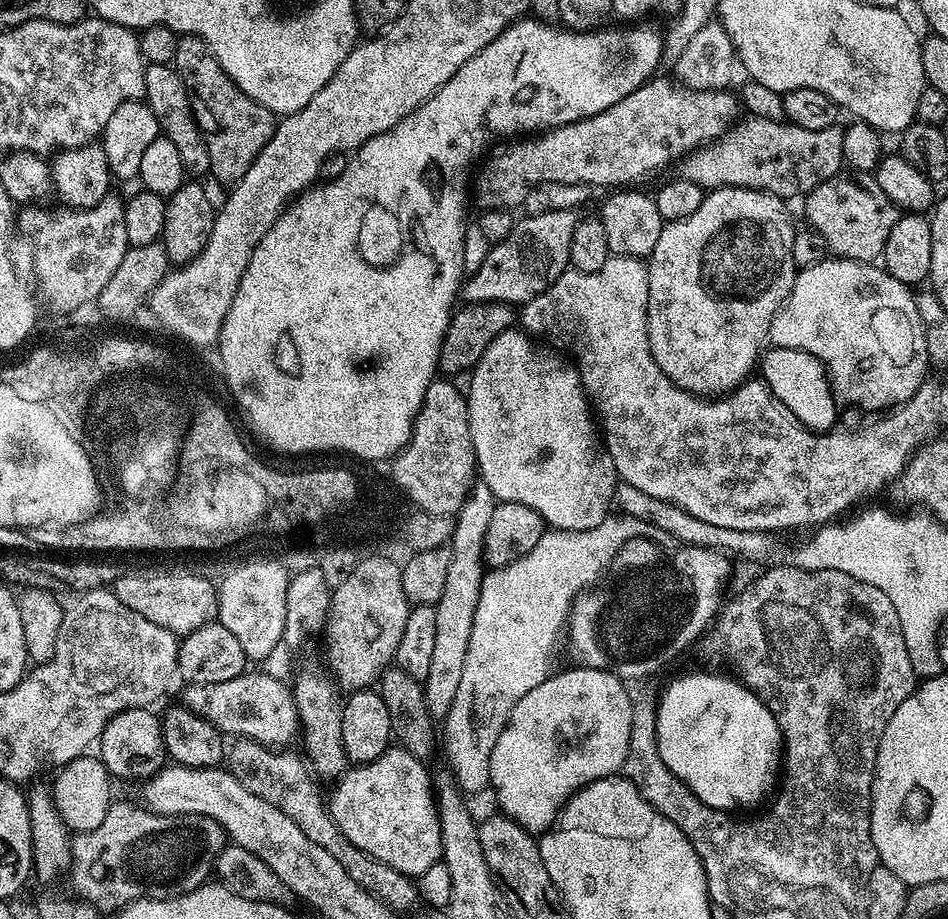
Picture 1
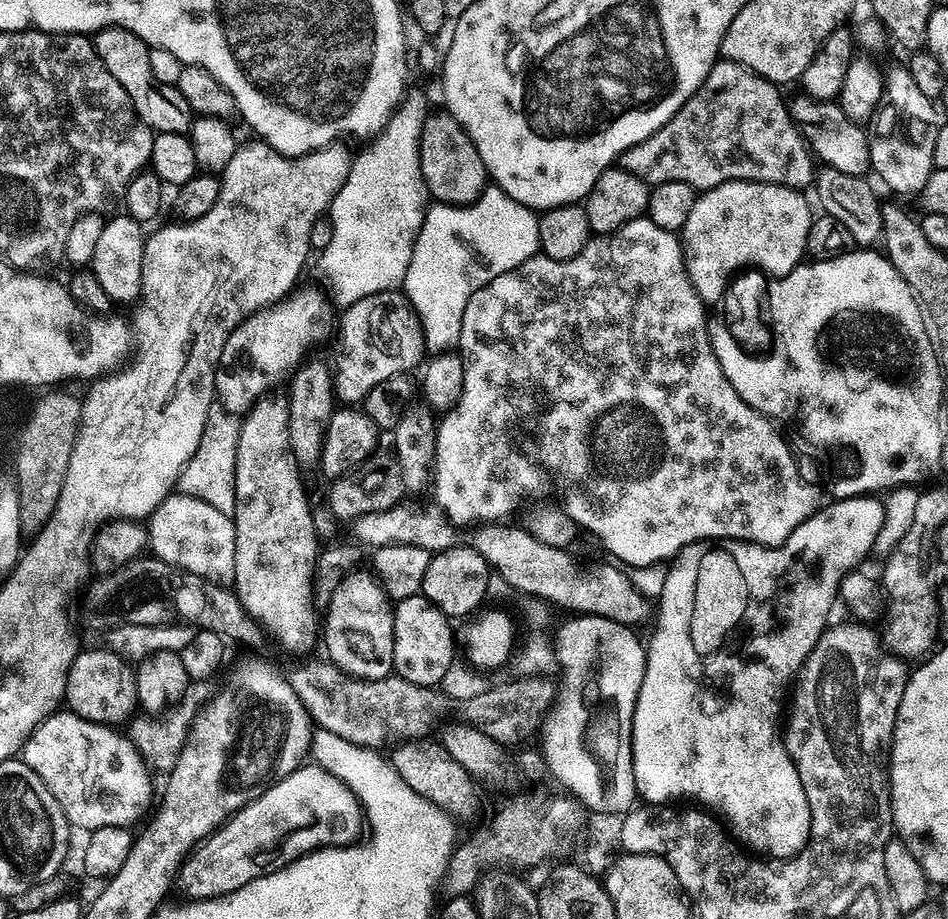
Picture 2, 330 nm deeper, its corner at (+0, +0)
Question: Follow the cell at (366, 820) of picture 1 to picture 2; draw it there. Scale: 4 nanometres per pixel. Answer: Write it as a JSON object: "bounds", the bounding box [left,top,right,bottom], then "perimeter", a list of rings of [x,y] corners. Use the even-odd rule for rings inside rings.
{"bounds":[178,762,366,898],"perimeter":[[[305,762],[282,778],[274,786],[270,786],[254,802],[250,802],[242,810],[238,810],[208,839],[197,844],[188,854],[187,860],[180,866],[178,884],[185,888],[192,898],[209,896],[225,896],[246,882],[254,882],[254,878],[262,878],[266,872],[275,872],[294,862],[299,856],[309,852],[317,852],[319,848],[343,848],[351,846],[361,839],[360,831],[366,828],[364,809],[360,799],[333,772],[327,772],[315,762]]]}

